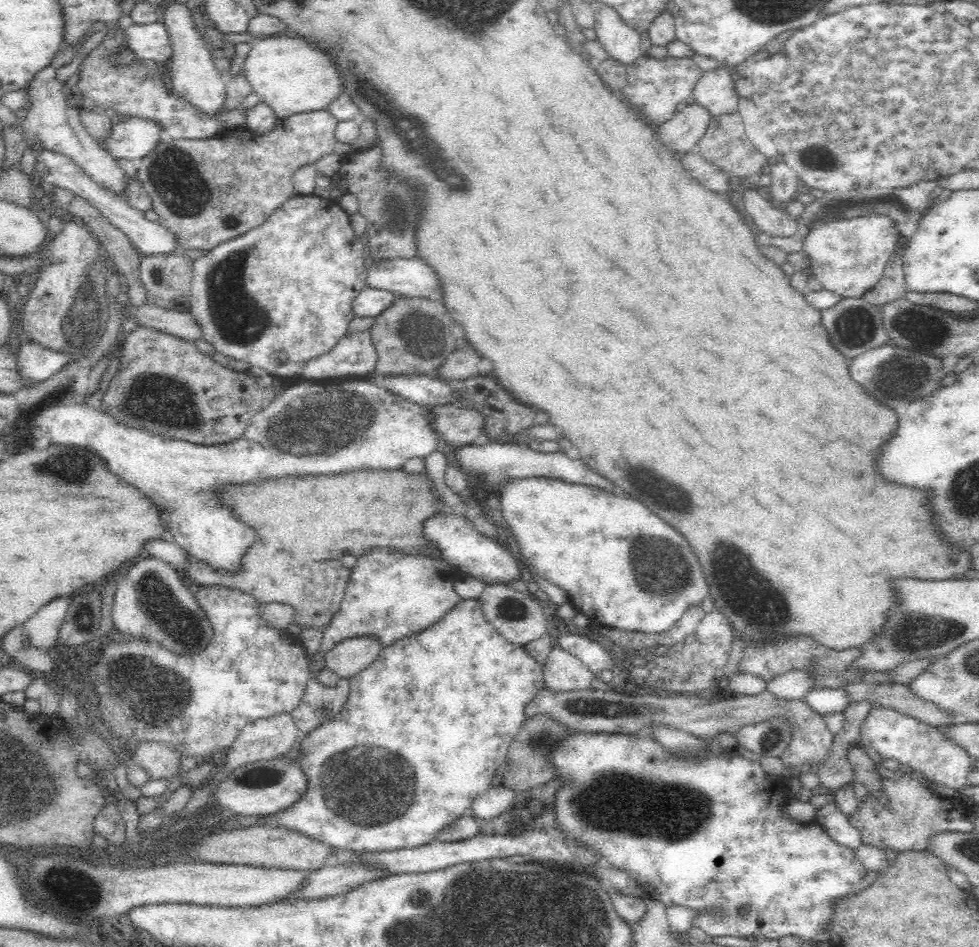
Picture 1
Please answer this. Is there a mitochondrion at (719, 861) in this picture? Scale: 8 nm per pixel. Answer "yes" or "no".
no

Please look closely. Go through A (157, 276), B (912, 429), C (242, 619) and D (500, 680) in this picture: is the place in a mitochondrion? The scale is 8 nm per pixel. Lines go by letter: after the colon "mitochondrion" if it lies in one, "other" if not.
A: other
B: other
C: other
D: other

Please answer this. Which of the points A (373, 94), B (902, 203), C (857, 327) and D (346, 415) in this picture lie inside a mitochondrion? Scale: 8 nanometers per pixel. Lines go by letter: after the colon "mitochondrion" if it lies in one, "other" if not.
A: mitochondrion
B: mitochondrion
C: mitochondrion
D: mitochondrion

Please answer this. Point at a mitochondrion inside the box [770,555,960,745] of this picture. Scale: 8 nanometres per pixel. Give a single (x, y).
(912, 633)

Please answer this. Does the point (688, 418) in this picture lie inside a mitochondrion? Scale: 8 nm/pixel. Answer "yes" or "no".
no

